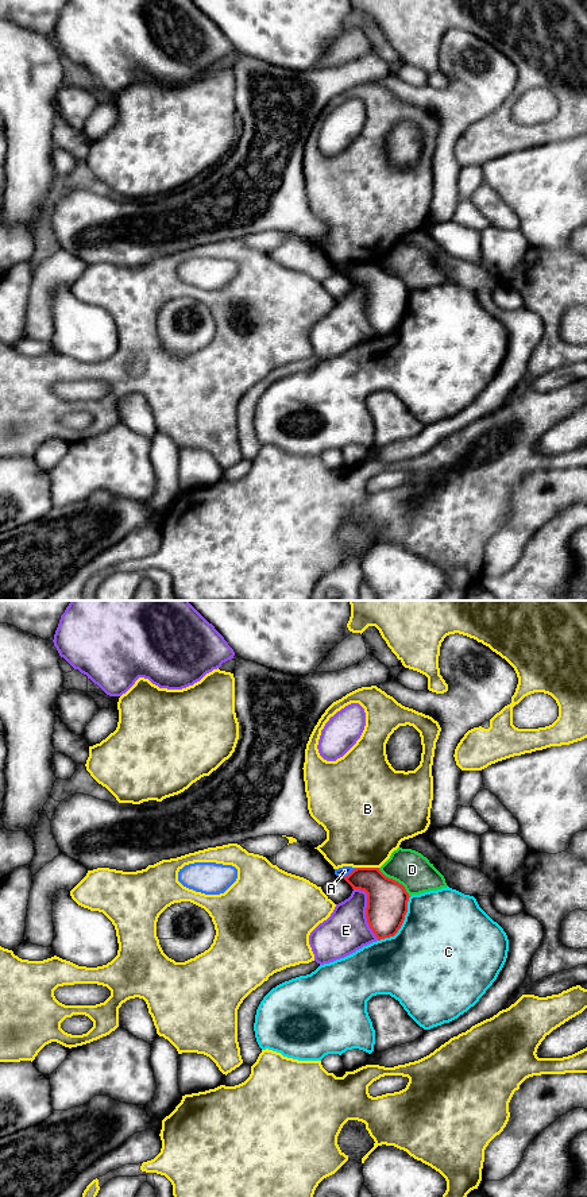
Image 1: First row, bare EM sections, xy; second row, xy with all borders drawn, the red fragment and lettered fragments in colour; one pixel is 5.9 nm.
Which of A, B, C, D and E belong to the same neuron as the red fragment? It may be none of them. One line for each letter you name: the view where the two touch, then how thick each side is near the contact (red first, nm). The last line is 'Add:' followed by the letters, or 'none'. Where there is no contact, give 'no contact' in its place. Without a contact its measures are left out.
Add: none

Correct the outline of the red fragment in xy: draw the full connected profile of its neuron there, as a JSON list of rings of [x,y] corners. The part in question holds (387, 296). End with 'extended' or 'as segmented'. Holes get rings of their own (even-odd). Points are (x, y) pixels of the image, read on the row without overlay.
[[[356,263],[344,274],[352,285],[367,289],[366,313],[378,336],[394,332],[408,308],[409,289],[379,263]]] | as segmented

